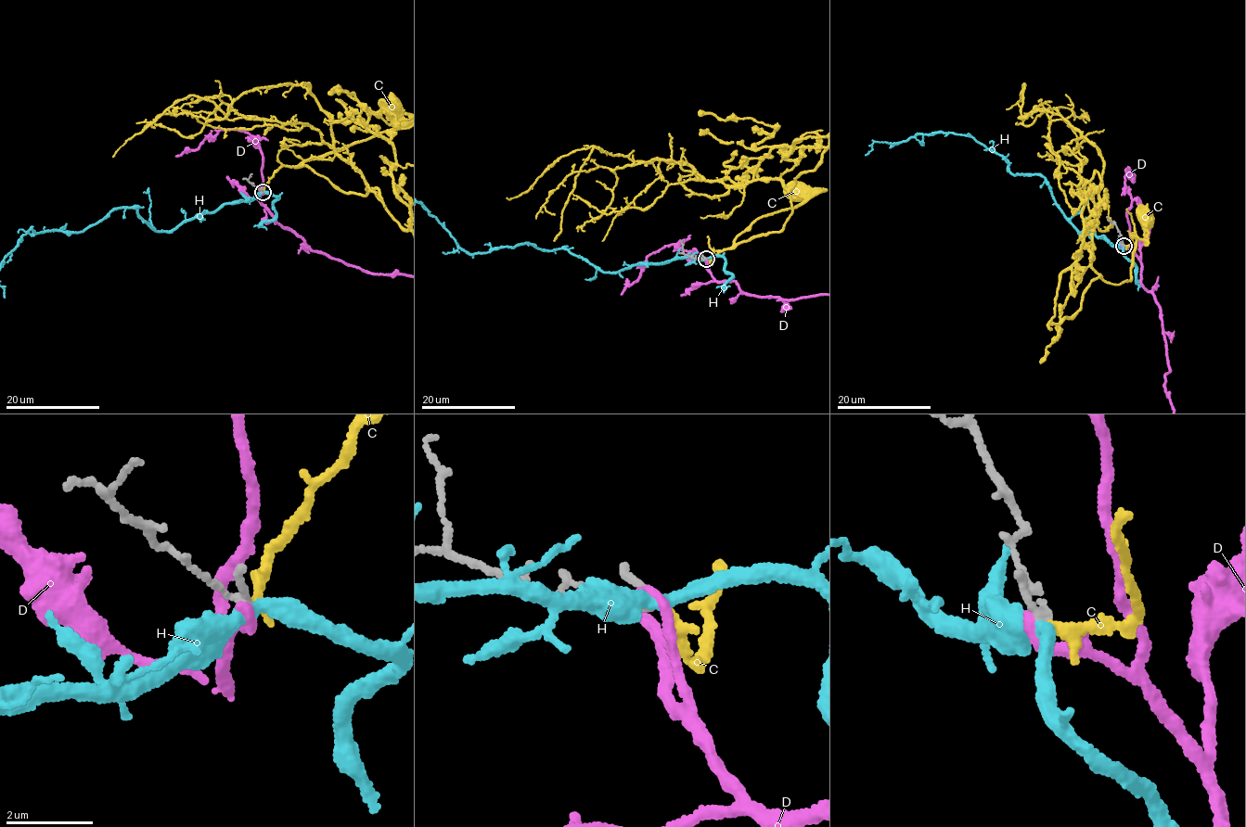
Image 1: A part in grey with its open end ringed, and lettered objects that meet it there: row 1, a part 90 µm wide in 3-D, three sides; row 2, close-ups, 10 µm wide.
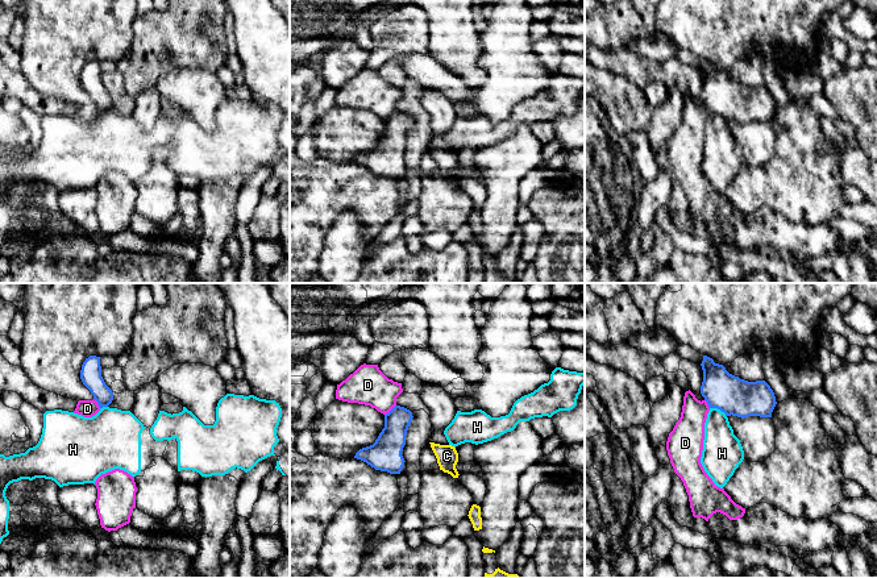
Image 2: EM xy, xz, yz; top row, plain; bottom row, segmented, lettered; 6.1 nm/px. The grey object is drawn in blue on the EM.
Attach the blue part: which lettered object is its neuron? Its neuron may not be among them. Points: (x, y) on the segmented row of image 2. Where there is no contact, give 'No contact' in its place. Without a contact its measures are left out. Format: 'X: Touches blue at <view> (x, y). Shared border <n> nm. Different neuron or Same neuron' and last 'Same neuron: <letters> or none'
C: No contact. Same neuron
D: Touches blue at xz (391, 410). Shared border 100 nm. Different neuron
H: Touches blue at yz (719, 408). Shared border 120 nm. Different neuron
Same neuron: C

